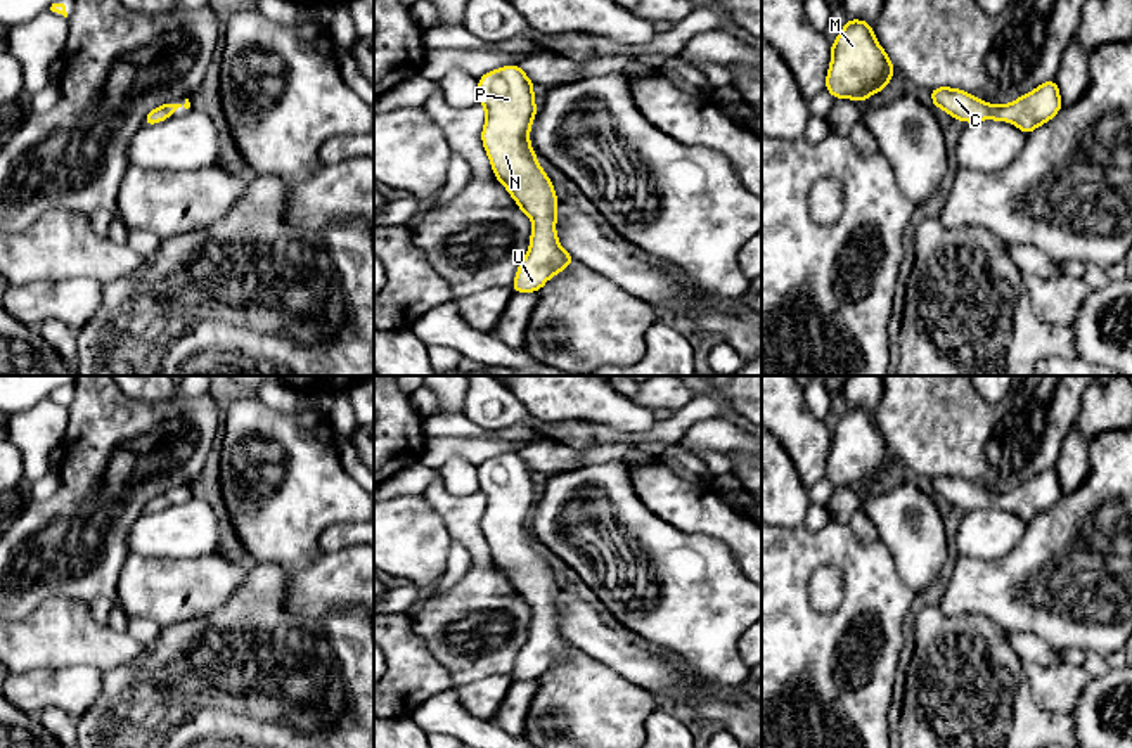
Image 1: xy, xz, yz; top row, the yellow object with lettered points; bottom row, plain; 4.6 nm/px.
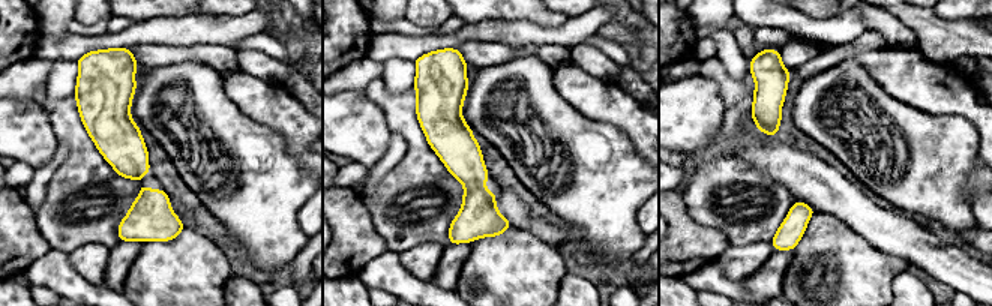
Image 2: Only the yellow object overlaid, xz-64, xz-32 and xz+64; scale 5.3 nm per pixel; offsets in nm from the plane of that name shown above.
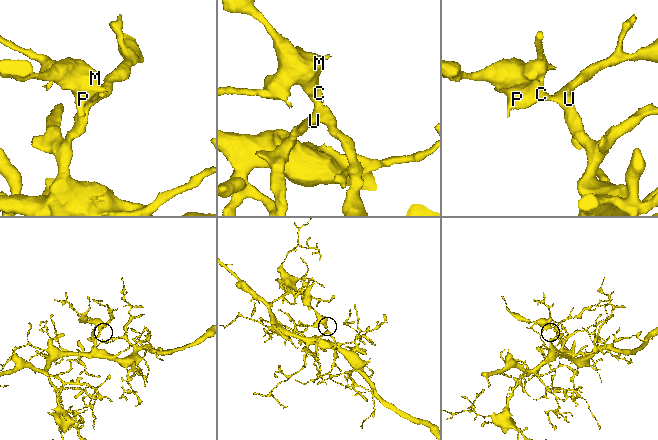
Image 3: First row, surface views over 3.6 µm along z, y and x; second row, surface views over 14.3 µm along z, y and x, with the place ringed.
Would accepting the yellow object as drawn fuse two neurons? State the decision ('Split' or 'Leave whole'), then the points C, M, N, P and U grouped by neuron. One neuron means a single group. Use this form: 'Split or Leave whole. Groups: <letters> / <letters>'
Leave whole. Groups: C M N P U

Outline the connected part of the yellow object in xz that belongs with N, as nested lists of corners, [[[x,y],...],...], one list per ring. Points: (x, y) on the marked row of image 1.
[[[518,64],[492,69],[478,78],[479,104],[485,107],[481,144],[492,171],[533,223],[530,248],[518,265],[512,293],[538,293],[549,279],[575,261],[559,244],[559,197],[530,142],[538,111],[533,88],[535,83]]]

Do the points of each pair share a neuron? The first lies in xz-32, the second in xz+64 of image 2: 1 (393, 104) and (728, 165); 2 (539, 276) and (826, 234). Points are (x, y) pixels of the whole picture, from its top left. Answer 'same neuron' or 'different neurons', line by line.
1: same neuron
2: same neuron

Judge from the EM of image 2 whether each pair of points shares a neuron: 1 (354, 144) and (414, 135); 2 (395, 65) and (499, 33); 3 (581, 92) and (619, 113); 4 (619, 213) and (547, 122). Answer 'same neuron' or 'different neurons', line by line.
1: different neurons
2: different neurons
3: same neuron
4: same neuron

